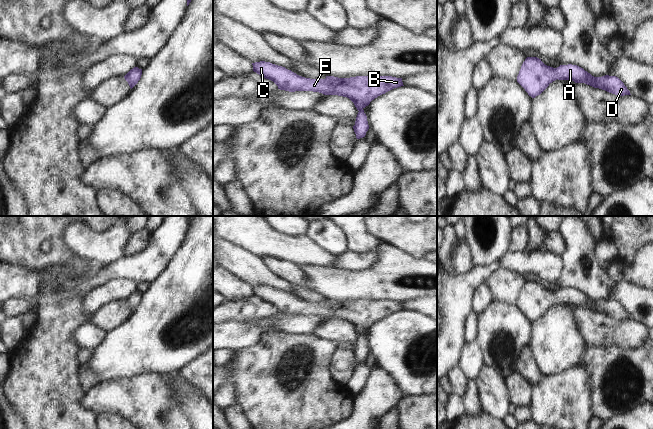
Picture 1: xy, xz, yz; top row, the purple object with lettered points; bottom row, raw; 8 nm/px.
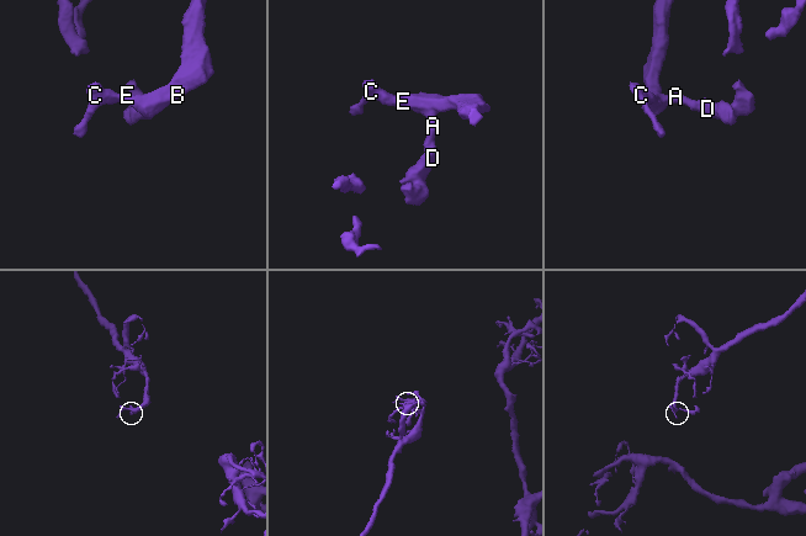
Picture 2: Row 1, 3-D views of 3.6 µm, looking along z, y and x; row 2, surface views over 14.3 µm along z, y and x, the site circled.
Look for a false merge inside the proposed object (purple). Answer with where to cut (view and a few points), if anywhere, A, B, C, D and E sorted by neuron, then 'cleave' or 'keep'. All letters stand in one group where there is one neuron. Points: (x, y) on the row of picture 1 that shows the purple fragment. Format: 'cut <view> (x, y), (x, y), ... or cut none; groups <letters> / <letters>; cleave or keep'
cut none; groups A B C D E; keep

